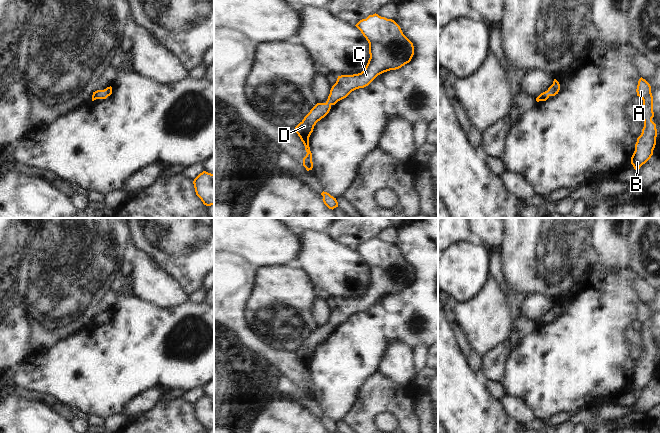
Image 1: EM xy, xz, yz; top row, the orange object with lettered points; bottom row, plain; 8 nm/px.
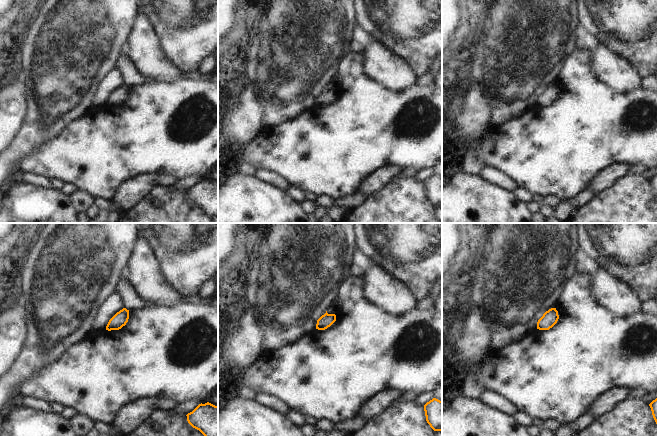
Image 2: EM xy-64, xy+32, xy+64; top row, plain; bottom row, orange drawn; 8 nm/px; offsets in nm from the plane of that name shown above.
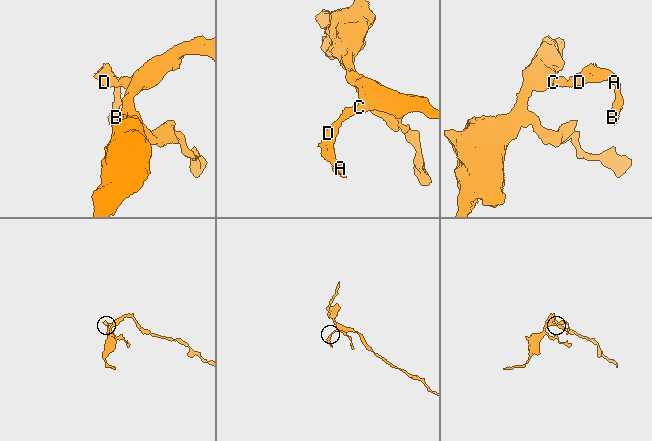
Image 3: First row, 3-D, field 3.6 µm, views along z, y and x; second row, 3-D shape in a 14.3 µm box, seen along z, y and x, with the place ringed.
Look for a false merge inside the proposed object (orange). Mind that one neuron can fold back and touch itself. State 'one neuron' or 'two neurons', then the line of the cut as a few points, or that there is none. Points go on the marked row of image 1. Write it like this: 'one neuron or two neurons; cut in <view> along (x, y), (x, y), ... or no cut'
one neuron; no cut

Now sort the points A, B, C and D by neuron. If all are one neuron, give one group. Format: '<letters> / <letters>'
A B C D

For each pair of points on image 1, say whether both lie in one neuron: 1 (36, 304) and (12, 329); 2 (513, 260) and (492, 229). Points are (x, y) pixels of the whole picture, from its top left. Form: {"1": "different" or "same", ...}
{"1": "different", "2": "different"}

